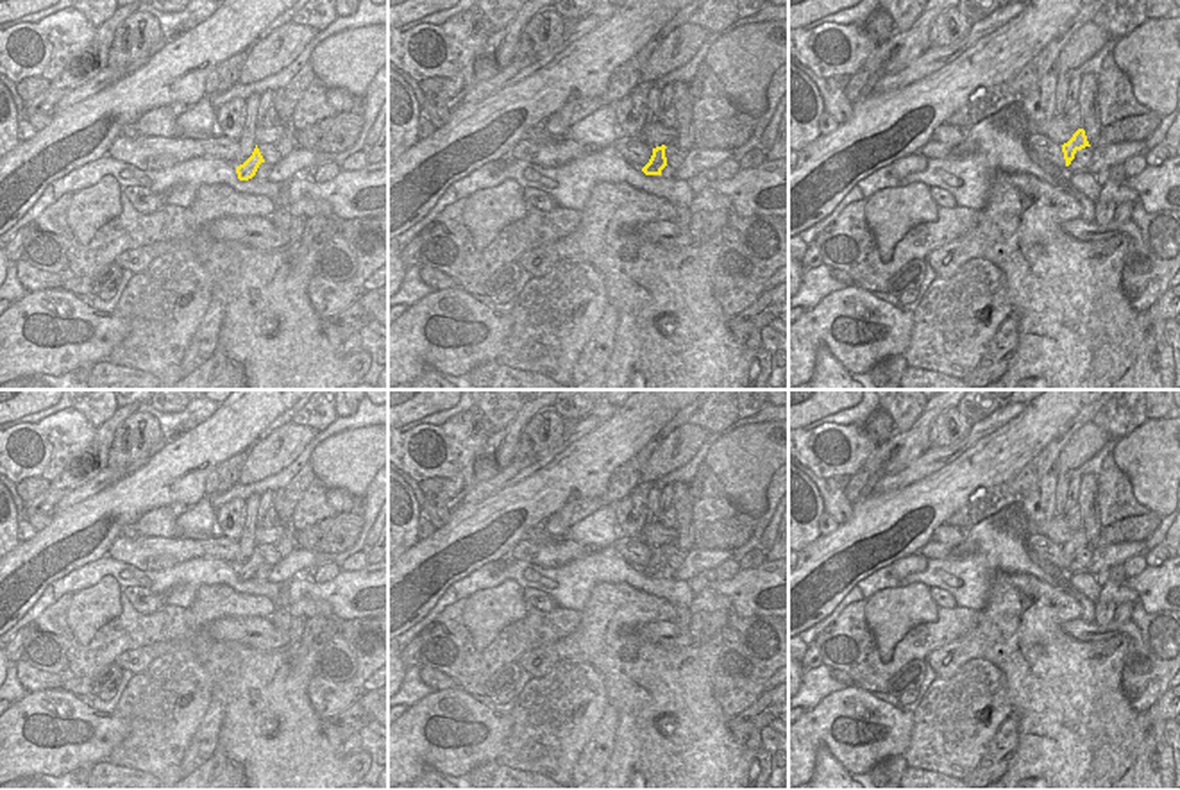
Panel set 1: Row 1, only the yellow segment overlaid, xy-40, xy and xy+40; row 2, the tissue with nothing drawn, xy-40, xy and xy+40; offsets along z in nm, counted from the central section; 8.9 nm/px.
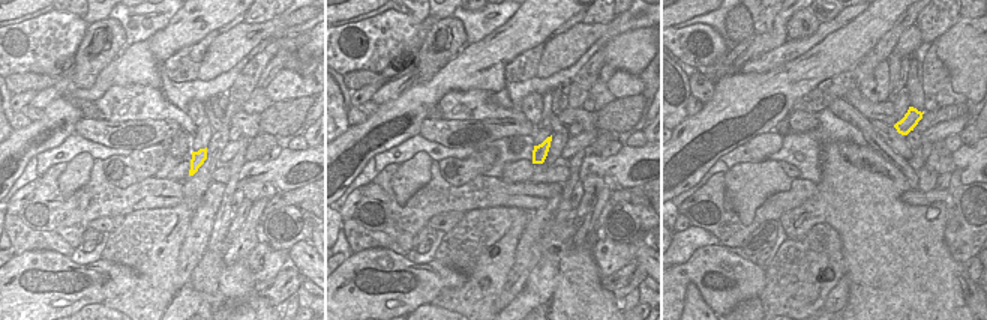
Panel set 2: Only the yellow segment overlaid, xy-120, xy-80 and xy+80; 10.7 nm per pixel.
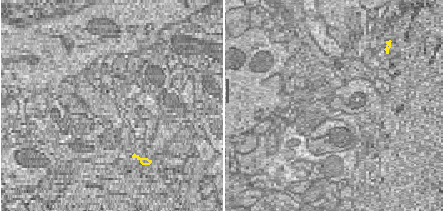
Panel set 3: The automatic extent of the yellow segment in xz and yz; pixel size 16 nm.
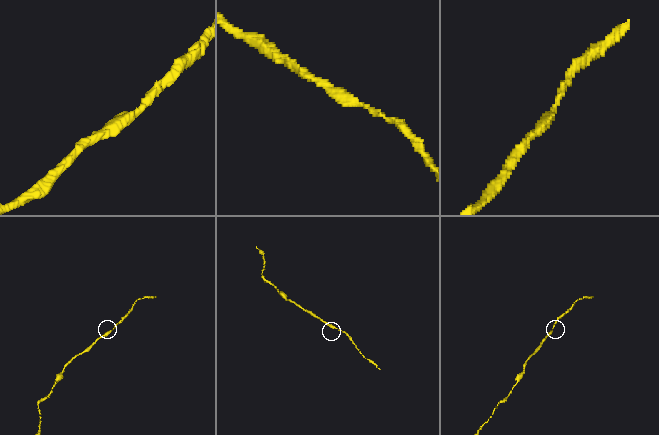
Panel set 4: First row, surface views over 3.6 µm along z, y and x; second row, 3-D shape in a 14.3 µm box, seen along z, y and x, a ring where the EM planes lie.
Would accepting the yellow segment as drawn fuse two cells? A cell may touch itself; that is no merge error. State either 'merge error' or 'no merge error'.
no merge error

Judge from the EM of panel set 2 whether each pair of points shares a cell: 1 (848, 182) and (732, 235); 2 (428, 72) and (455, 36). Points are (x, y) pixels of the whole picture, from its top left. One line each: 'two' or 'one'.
1: two
2: one

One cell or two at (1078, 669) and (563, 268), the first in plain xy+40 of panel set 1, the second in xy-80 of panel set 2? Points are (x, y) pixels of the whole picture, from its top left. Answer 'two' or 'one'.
one

